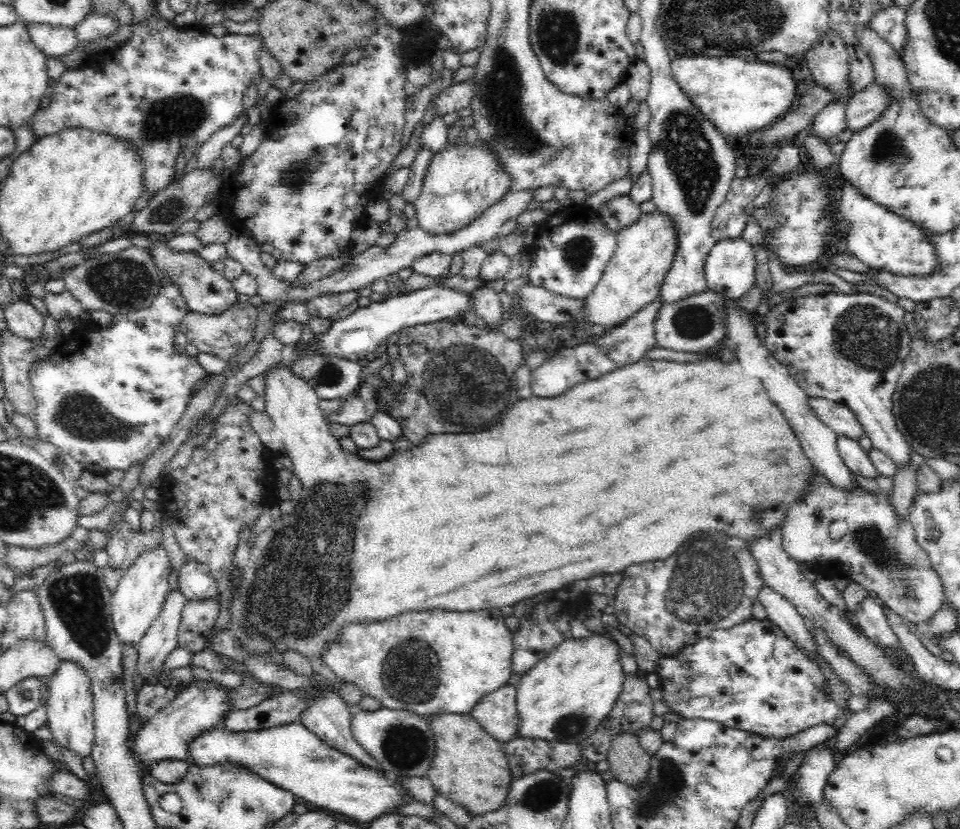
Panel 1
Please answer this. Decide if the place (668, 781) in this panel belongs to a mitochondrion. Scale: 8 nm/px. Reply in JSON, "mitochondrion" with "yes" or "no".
{"mitochondrion":"yes"}

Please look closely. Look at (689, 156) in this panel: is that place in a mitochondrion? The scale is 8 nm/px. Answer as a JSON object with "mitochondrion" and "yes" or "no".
{"mitochondrion":"yes"}

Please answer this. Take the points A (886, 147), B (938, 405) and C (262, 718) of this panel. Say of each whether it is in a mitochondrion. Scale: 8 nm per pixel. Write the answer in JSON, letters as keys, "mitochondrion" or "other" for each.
{"A":"mitochondrion","B":"mitochondrion","C":"other"}

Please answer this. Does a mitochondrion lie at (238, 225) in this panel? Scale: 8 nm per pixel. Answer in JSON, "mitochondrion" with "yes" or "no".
{"mitochondrion":"no"}

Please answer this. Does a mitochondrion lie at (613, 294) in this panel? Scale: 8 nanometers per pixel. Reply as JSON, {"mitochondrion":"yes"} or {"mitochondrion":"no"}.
{"mitochondrion":"no"}

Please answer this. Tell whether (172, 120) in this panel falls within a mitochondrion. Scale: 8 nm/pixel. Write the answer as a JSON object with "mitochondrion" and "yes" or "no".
{"mitochondrion":"yes"}

